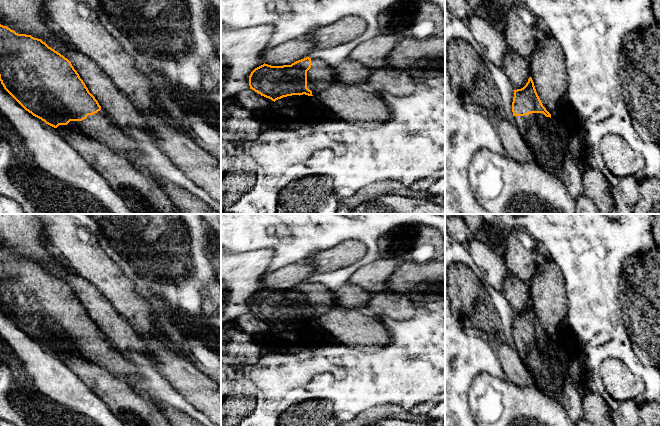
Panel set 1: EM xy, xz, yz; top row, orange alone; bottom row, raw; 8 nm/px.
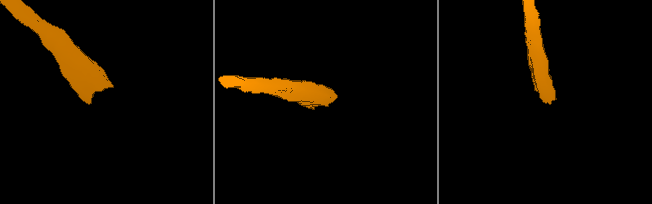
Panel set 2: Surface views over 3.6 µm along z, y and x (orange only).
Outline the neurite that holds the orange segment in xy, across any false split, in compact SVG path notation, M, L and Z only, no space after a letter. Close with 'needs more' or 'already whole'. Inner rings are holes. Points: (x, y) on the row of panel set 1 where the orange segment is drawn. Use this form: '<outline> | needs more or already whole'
M0 24L0 81L4 89L29 113L57 128L67 125L133 160L139 154L134 141L103 114L101 106L63 55L41 39L18 34Z | needs more

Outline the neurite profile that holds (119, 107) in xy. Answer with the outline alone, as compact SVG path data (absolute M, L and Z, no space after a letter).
M61 34L58 36L58 45L61 55L71 62L89 92L117 125L154 137L154 130L140 110L94 61L75 49Z

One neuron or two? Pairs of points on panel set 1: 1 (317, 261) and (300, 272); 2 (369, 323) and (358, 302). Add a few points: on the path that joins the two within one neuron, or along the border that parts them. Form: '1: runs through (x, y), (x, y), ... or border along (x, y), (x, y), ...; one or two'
1: border along (309, 262), (314, 272); two
2: border along (337, 305), (357, 308), (359, 310); two

